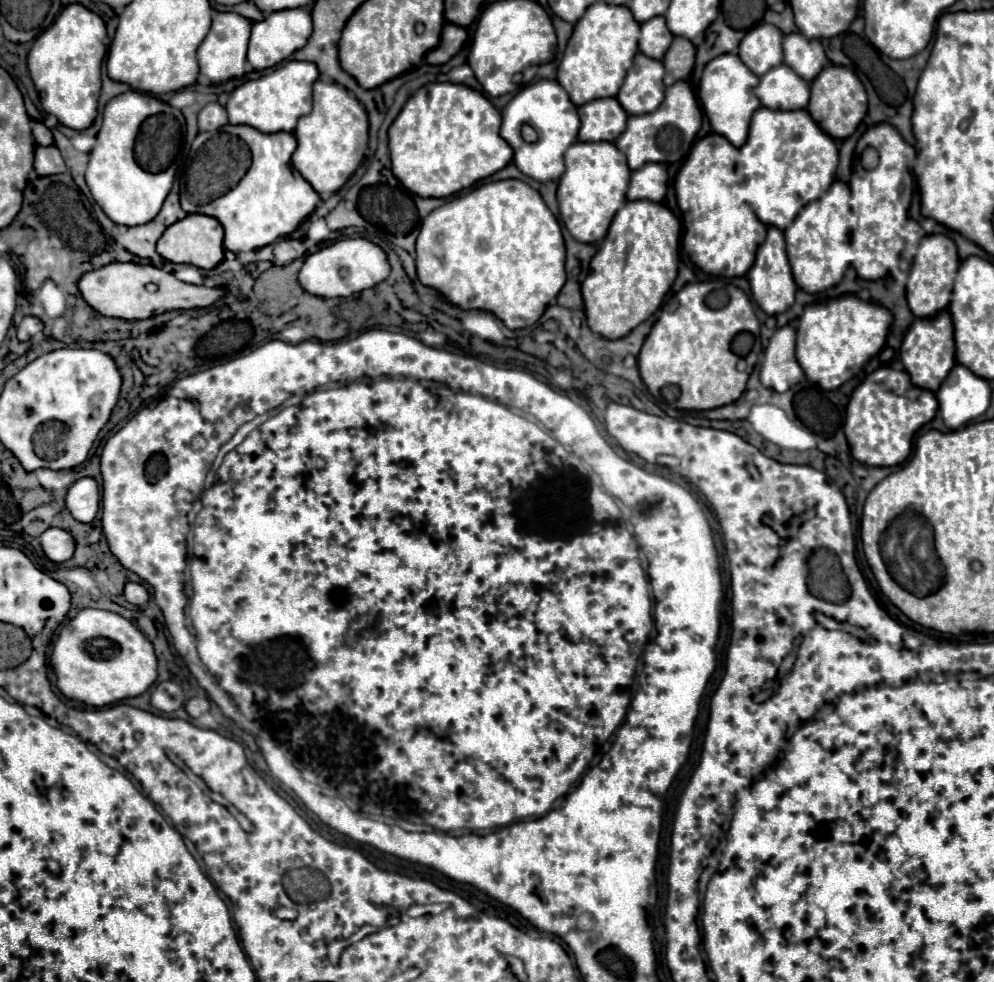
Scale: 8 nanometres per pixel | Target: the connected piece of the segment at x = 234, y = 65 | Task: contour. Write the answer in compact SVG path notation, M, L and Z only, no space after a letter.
M218 12L212 20L212 28L208 36L204 38L202 46L198 48L198 62L200 62L200 72L210 78L212 84L226 82L230 78L240 78L244 76L246 68L246 48L248 48L248 38L250 38L250 28L252 22L242 18L240 14L234 12Z

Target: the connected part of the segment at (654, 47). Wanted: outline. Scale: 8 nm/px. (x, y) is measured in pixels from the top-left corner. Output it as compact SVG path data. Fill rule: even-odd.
M656 16L656 18L642 24L642 34L640 34L638 46L644 56L652 56L654 60L662 60L672 38L674 36L666 26L664 16Z

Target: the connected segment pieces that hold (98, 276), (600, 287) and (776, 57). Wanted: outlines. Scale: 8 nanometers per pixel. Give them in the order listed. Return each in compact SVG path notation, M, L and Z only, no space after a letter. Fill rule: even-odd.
M112 262L98 270L86 272L78 280L78 290L86 304L94 308L102 316L114 316L122 320L144 320L168 310L188 310L188 308L204 308L214 304L220 296L226 294L222 288L206 288L206 286L194 286L180 282L170 272L164 272L154 266L134 264L134 262ZM156 282L158 290L148 292L146 284Z
M634 200L616 212L582 284L586 322L592 332L608 340L624 338L662 307L679 269L682 232L680 219L656 202Z
M758 24L744 34L738 56L756 76L762 76L782 62L782 38L784 34L776 26Z

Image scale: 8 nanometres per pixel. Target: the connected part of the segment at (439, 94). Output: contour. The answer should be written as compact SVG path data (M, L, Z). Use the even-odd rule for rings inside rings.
M452 82L422 86L402 108L388 130L392 172L412 194L424 198L446 198L492 176L512 162L512 148L500 136L500 112L480 92Z

